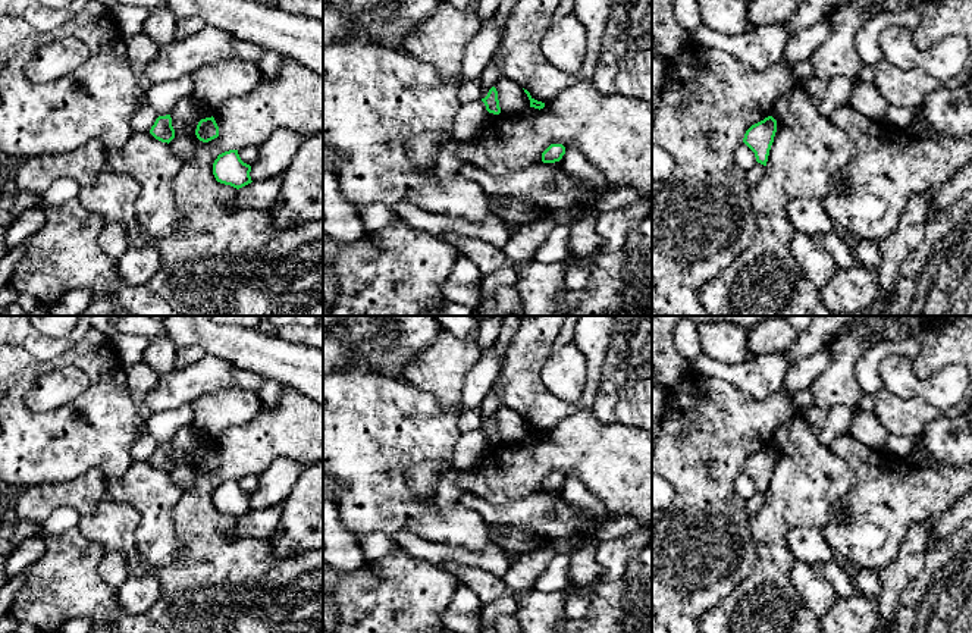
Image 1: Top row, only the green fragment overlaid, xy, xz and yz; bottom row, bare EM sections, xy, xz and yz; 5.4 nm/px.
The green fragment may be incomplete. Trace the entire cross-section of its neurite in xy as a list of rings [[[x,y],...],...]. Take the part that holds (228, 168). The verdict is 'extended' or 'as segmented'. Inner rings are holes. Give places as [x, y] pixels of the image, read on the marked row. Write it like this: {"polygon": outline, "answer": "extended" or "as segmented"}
{"polygon": [[[229,150],[217,156],[213,163],[213,175],[217,182],[236,189],[251,184],[251,166],[244,163],[238,150]]], "answer": "as segmented"}

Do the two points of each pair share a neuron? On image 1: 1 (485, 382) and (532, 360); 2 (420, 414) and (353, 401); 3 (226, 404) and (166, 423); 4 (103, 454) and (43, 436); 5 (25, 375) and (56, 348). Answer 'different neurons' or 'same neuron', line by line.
1: different neurons
2: same neuron
3: different neurons
4: same neuron
5: different neurons

